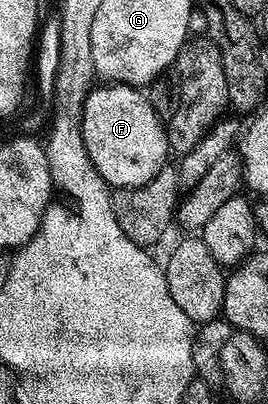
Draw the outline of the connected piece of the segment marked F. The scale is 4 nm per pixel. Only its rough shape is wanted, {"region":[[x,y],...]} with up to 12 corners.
{"region":[[103,83],[83,104],[85,151],[108,186],[168,164],[151,98]]}

